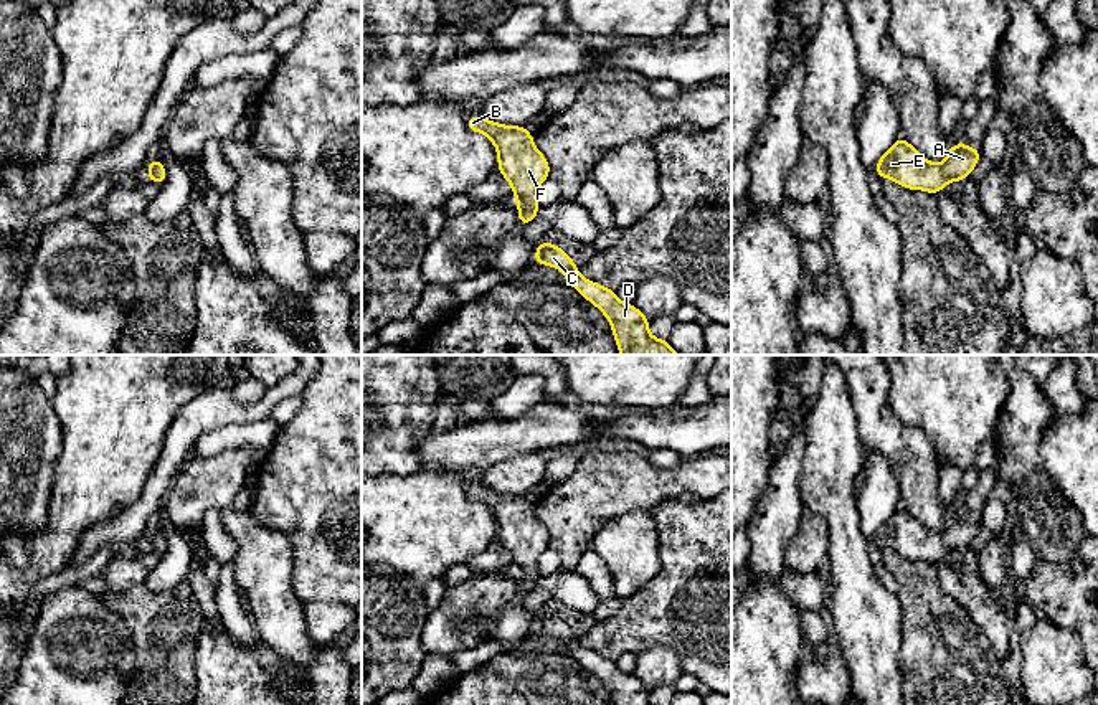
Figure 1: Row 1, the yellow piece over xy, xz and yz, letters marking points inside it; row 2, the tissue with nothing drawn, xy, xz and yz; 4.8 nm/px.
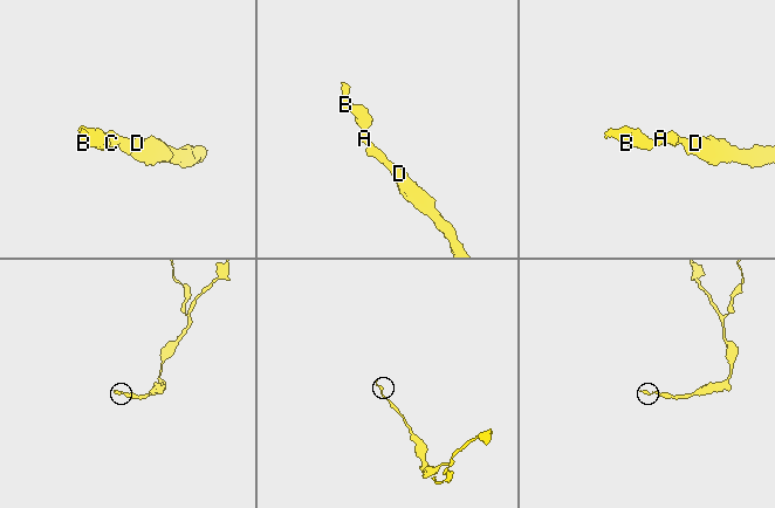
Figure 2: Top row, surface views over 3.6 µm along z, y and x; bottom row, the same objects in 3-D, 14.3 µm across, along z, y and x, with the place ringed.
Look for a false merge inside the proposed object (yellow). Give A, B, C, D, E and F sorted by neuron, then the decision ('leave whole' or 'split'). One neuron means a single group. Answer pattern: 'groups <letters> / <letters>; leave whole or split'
groups A B C D E F; leave whole

